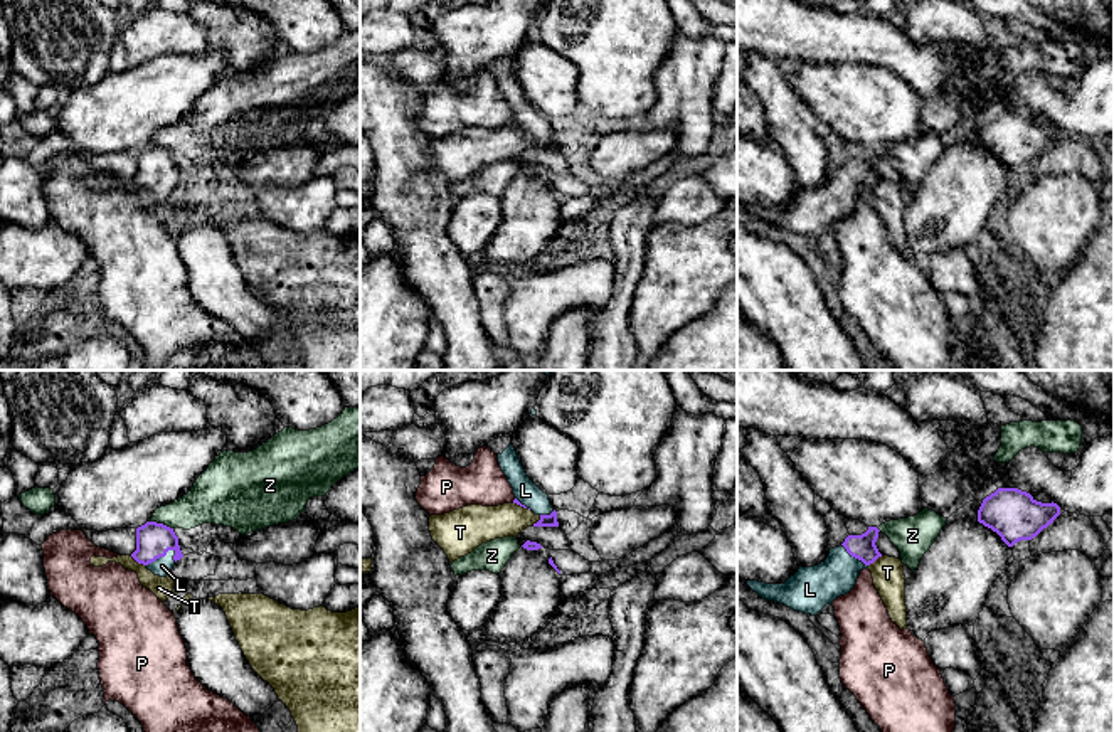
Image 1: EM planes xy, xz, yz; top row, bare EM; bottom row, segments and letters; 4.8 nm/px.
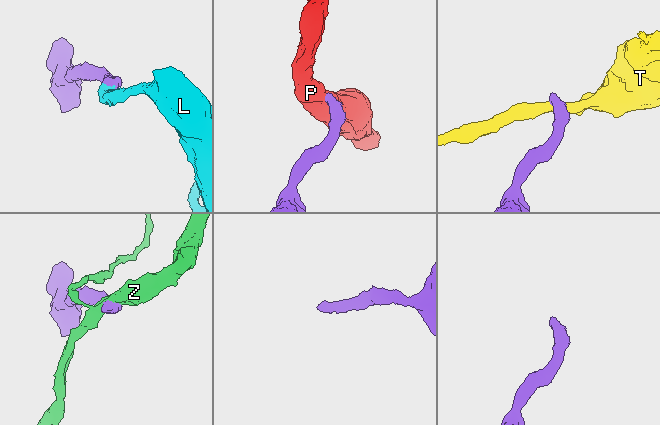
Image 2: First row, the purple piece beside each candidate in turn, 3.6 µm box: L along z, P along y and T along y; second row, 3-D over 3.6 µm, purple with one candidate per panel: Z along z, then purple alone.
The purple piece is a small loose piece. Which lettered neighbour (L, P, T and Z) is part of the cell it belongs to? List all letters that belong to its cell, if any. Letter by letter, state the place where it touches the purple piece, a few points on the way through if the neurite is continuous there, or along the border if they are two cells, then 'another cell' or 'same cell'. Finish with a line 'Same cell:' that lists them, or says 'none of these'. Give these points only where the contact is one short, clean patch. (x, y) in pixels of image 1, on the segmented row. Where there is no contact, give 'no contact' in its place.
L: meets purple in xy at (160, 556); runs through xy (153, 541), (160, 556), (162, 566); same cell
P: meets purple in xz at (514, 500); border along xz (515, 498), (512, 502); another cell
T: meets purple in xy at (138, 562); border along xy (130, 556), (145, 566); another cell
Z: meets purple in xy at (162, 524); border along xy (150, 520), (162, 522), (172, 529); another cell
Same cell: L

